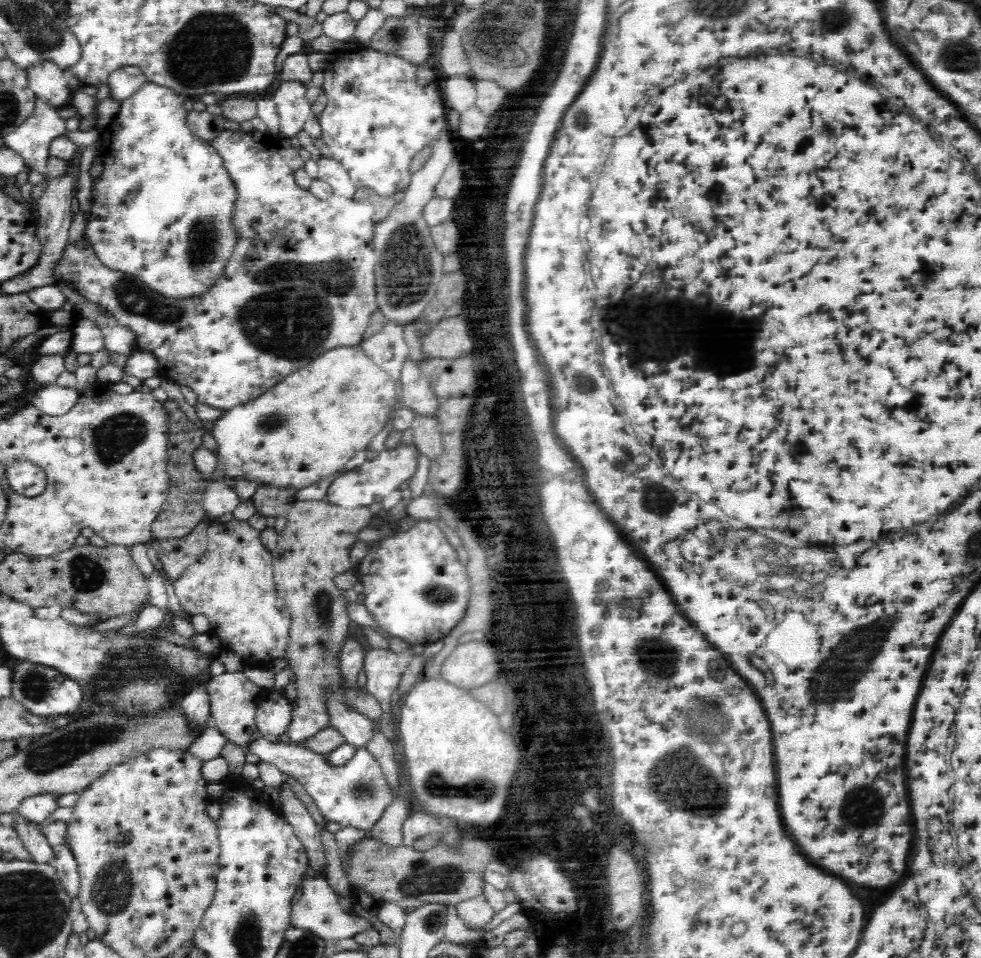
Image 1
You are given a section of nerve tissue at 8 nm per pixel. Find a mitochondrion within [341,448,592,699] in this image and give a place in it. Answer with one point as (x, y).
(438, 592)

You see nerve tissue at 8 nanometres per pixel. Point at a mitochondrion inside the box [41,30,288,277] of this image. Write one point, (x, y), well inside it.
(203, 243)

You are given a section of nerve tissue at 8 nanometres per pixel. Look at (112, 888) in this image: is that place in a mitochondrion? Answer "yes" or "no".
yes

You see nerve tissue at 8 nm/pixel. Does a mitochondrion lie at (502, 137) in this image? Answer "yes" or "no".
no

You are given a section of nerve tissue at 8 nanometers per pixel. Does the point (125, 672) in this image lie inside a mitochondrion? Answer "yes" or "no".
no

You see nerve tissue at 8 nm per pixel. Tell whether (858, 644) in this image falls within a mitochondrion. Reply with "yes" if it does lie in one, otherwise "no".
yes

